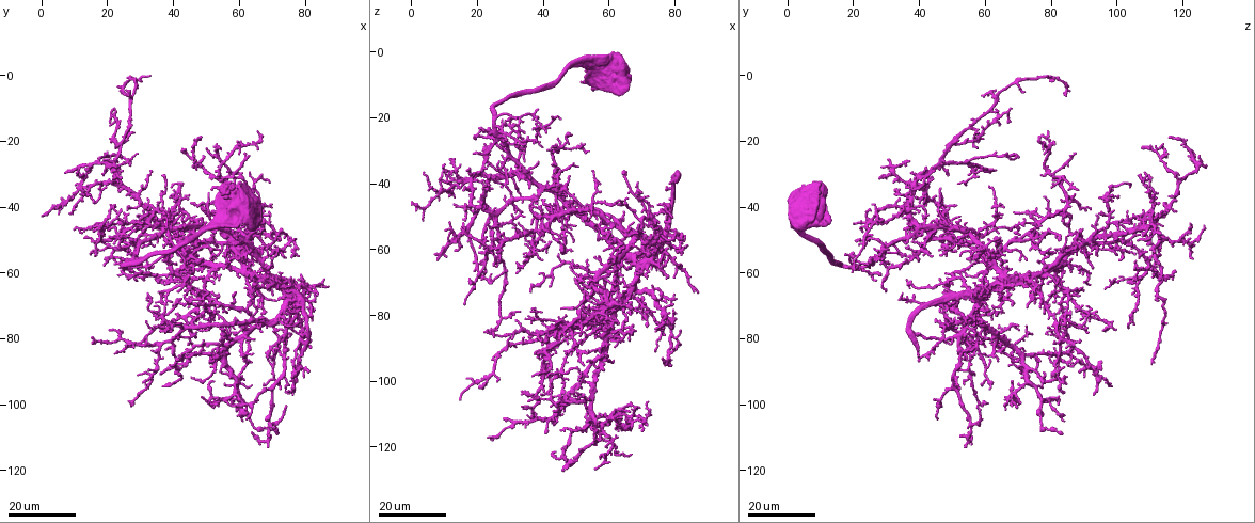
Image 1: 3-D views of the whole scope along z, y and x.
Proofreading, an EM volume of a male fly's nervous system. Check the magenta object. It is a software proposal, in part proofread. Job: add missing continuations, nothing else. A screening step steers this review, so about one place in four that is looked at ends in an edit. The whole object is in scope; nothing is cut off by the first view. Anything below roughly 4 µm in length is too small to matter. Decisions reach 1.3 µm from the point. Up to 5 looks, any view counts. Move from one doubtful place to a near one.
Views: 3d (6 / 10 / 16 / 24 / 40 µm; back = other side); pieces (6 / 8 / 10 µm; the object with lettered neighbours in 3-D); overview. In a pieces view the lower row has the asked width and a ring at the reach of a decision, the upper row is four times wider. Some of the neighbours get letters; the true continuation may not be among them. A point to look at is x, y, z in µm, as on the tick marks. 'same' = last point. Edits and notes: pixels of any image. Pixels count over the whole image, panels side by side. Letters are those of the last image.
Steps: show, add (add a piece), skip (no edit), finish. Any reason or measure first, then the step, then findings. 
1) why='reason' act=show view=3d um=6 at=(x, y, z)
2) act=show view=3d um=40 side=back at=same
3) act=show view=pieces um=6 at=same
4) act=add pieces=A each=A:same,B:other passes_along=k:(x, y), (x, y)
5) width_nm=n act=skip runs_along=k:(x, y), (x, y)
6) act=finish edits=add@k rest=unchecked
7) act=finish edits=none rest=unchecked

why='an open end' act=show view=3d um=16 at=(53.5, 54.5, 94.5)

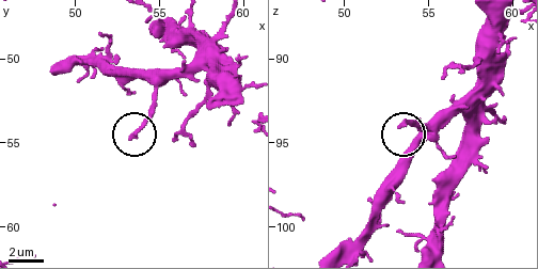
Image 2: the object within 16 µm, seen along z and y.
why='see the neighbours' act=show view=pieces um=6 at=(53.4, 54.6, 94.0)

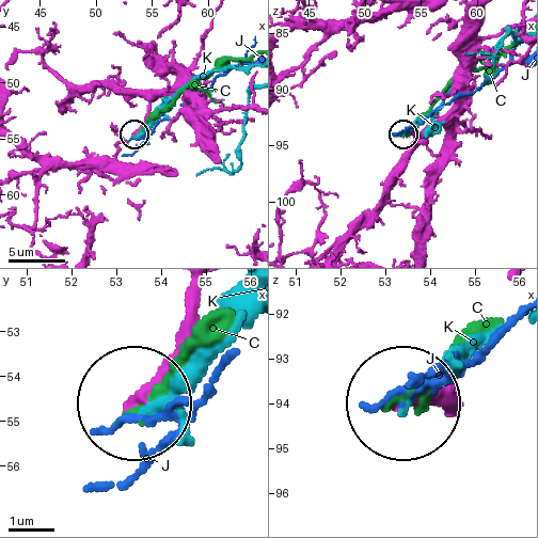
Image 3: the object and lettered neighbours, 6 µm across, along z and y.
act=skip each=C:other,J:other,K:other runs_along=3:(456, 407), (406, 402) found='no lettered piece goes on from it'

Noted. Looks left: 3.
why='end of a long branch' act=show view=3d um=16 at=(48.5, 19.0, 116.0)

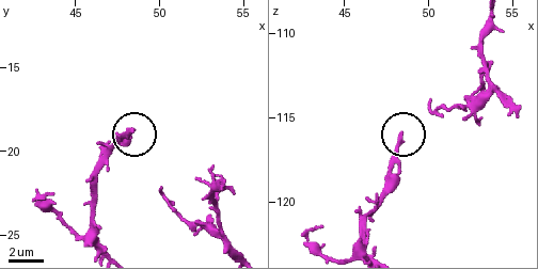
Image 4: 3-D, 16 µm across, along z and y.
act=show view=pieces um=6 at=(48.4, 18.8, 116.1)

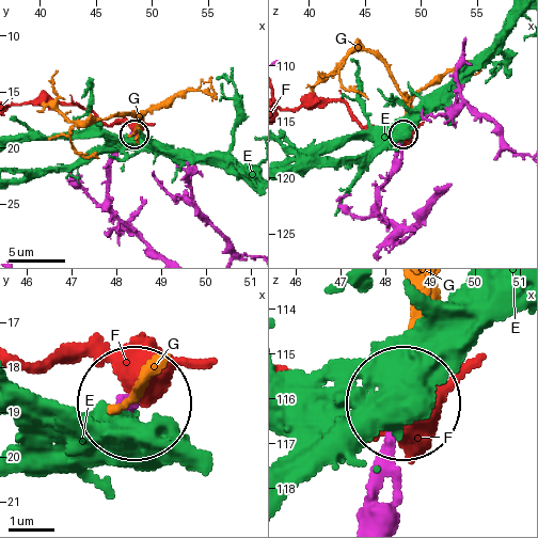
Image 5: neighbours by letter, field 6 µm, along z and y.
act=add pieces=G each=E:other,F:other,G:same found='the cell continues'

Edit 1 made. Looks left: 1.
act=finish edits=add@5 rest=unchecked

